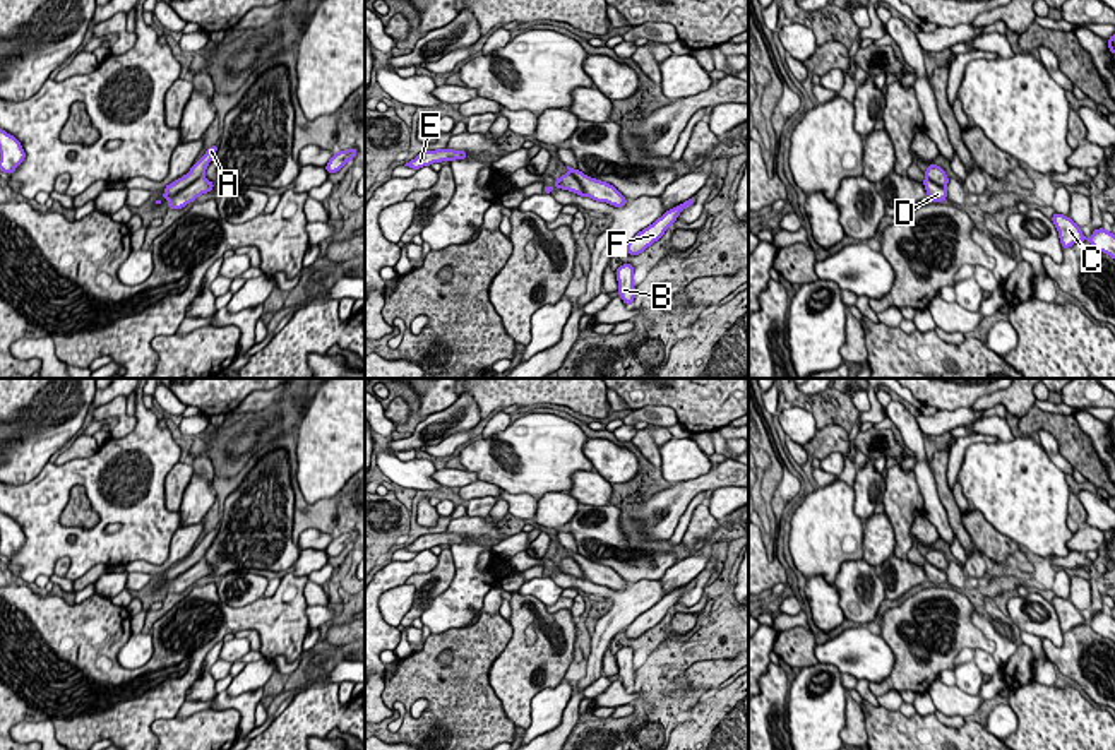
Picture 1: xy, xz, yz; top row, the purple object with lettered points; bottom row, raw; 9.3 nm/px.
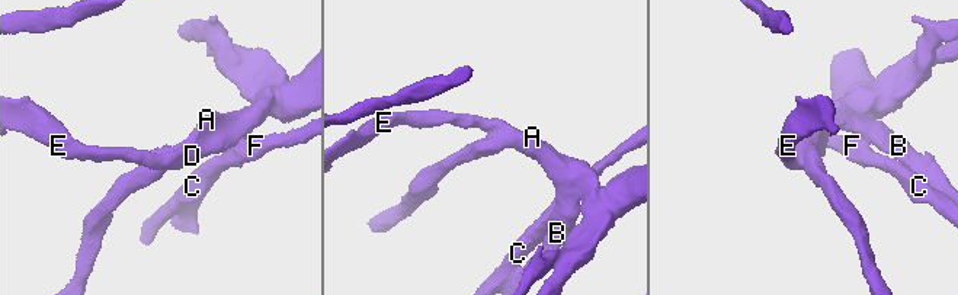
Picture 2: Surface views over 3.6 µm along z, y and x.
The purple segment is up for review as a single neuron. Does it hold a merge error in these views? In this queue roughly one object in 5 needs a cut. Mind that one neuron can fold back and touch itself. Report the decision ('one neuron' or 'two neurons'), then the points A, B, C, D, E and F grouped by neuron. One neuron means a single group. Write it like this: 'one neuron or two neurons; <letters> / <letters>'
one neuron; A B C D E F

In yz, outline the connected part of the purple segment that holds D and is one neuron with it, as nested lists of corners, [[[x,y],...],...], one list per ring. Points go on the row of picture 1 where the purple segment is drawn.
[[[928,164],[927,171],[925,171],[925,190],[927,190],[927,197],[933,202],[942,202],[947,199],[947,183],[949,178],[945,175],[945,171],[937,166],[937,164]]]

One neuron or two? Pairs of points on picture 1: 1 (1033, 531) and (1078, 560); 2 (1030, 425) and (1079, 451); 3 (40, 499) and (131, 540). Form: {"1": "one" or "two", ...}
{"1": "two", "2": "one", "3": "one"}

